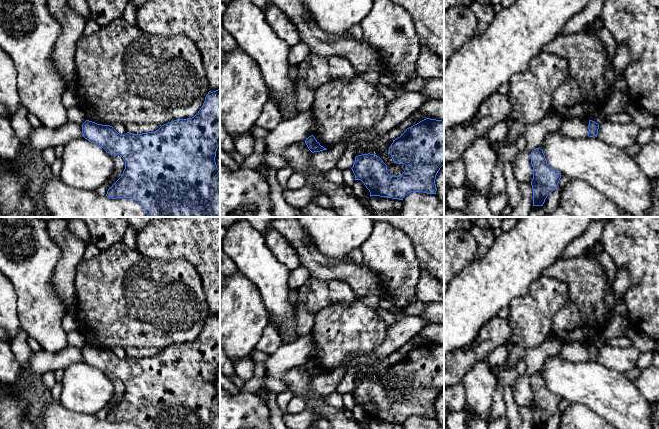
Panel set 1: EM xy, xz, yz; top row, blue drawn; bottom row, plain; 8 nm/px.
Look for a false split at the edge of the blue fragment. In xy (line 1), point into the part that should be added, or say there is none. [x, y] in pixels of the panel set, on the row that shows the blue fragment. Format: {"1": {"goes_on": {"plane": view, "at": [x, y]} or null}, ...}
{"1": {"goes_on": null}}

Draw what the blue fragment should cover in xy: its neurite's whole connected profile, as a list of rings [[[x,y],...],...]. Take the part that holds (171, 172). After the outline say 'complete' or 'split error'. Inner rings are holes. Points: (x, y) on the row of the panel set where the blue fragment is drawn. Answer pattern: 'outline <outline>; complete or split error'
outline [[[220,89],[209,91],[205,97],[203,106],[198,113],[187,119],[177,119],[162,125],[154,132],[132,134],[127,132],[120,135],[112,126],[97,124],[86,120],[82,124],[83,137],[91,143],[97,144],[110,155],[118,154],[125,161],[125,169],[121,177],[108,189],[106,196],[111,199],[130,198],[142,205],[145,209],[147,217],[220,217],[220,171],[217,168],[215,157],[218,146],[220,145]]]; complete

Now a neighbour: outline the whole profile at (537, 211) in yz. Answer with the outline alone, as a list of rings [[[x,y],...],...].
[[[533,206],[528,217],[544,217],[545,214],[543,206]]]

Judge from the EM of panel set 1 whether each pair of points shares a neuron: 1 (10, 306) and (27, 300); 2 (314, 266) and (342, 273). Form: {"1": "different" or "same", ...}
{"1": "different", "2": "same"}

